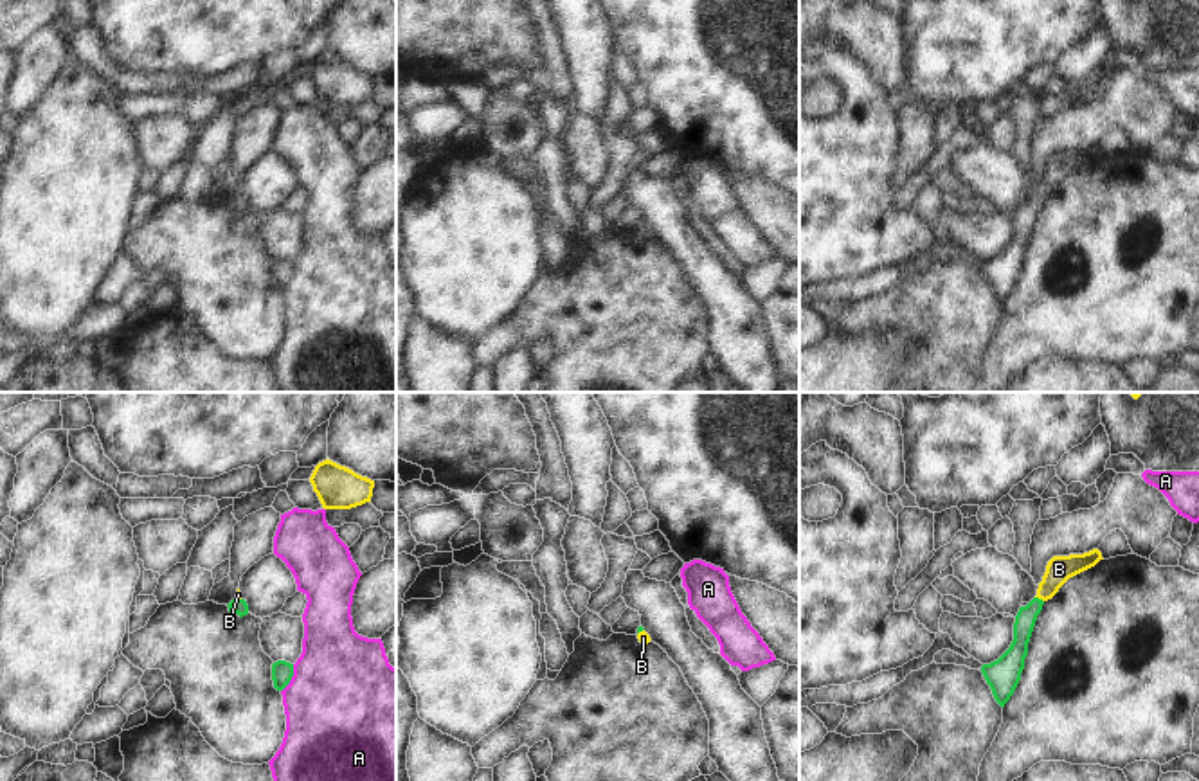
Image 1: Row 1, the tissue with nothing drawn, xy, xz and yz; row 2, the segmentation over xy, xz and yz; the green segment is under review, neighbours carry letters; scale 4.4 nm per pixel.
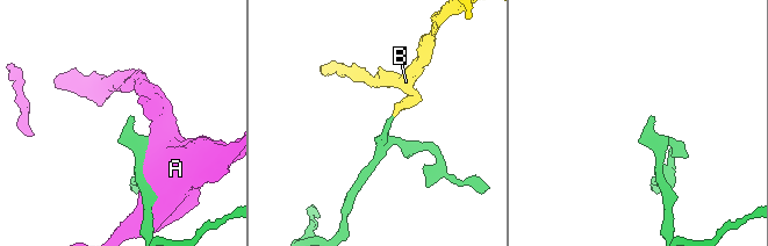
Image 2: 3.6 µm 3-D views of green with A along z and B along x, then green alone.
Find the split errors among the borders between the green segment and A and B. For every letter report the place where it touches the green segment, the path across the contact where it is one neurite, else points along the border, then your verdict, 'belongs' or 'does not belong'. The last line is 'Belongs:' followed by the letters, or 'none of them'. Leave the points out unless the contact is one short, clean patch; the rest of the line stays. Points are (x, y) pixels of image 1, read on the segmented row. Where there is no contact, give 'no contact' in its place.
A: meets green in xy at (290, 679); does not belong
B: meets green in yz at (1037, 598); runs through yz (1027, 616), (1037, 598), (1059, 569); belongs
Belongs: B

